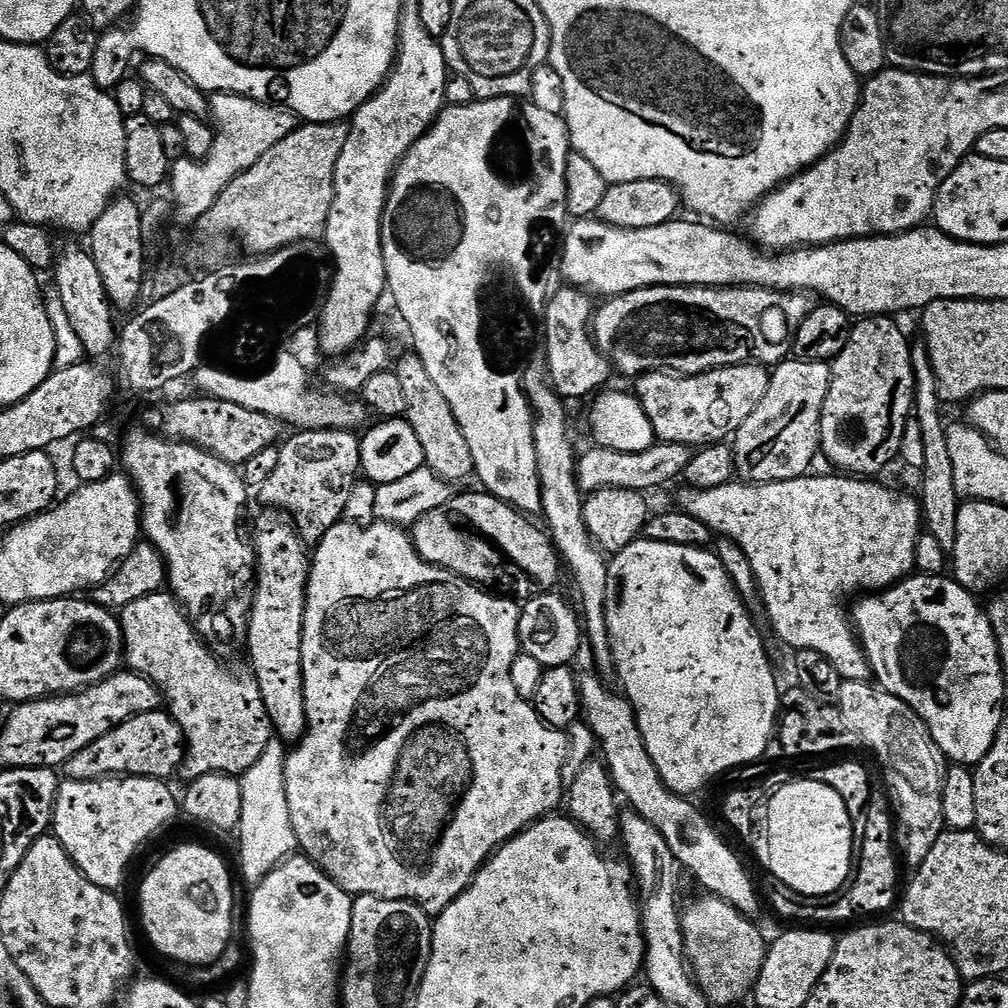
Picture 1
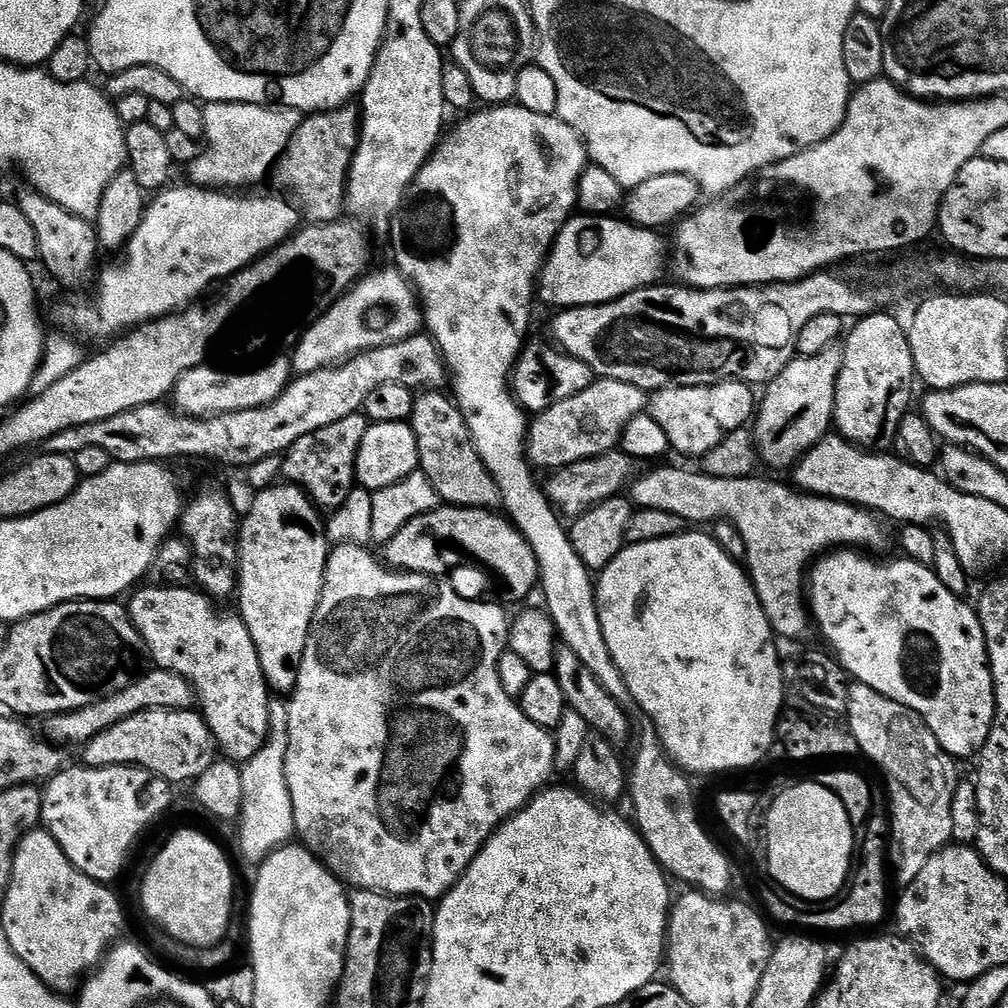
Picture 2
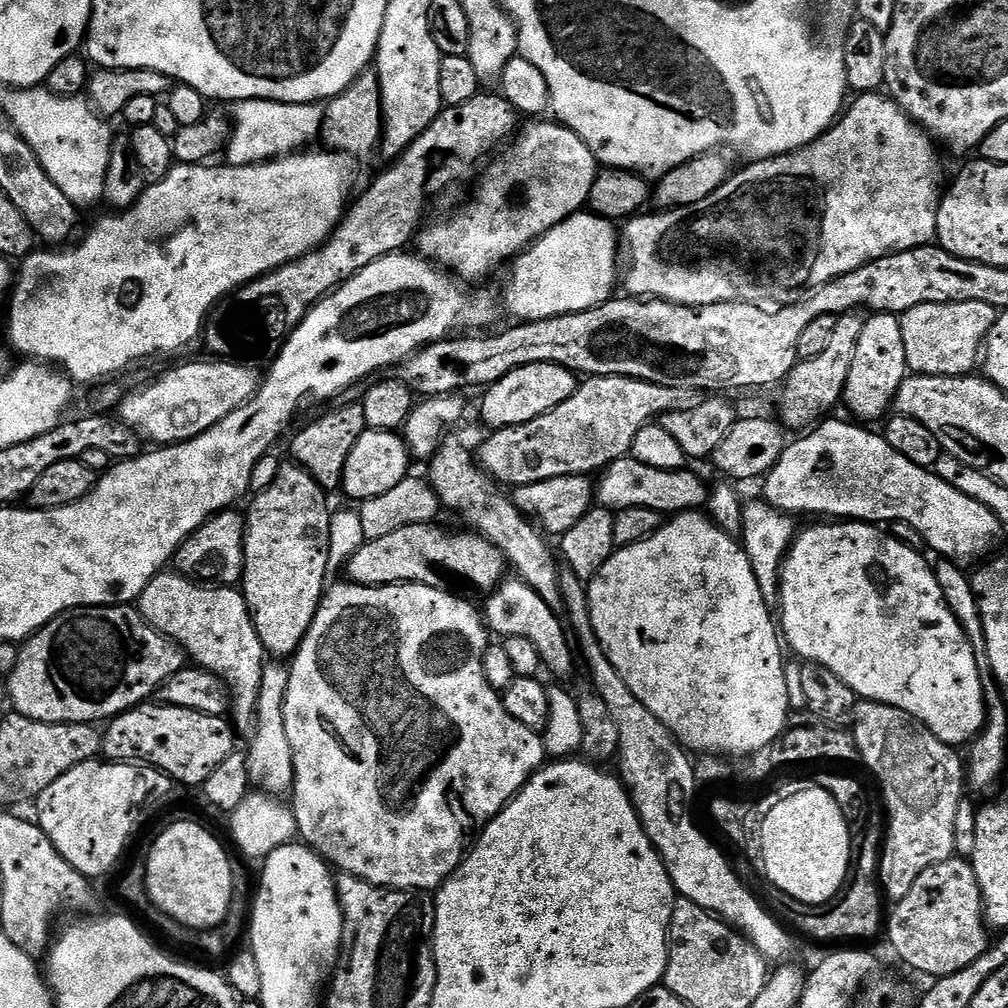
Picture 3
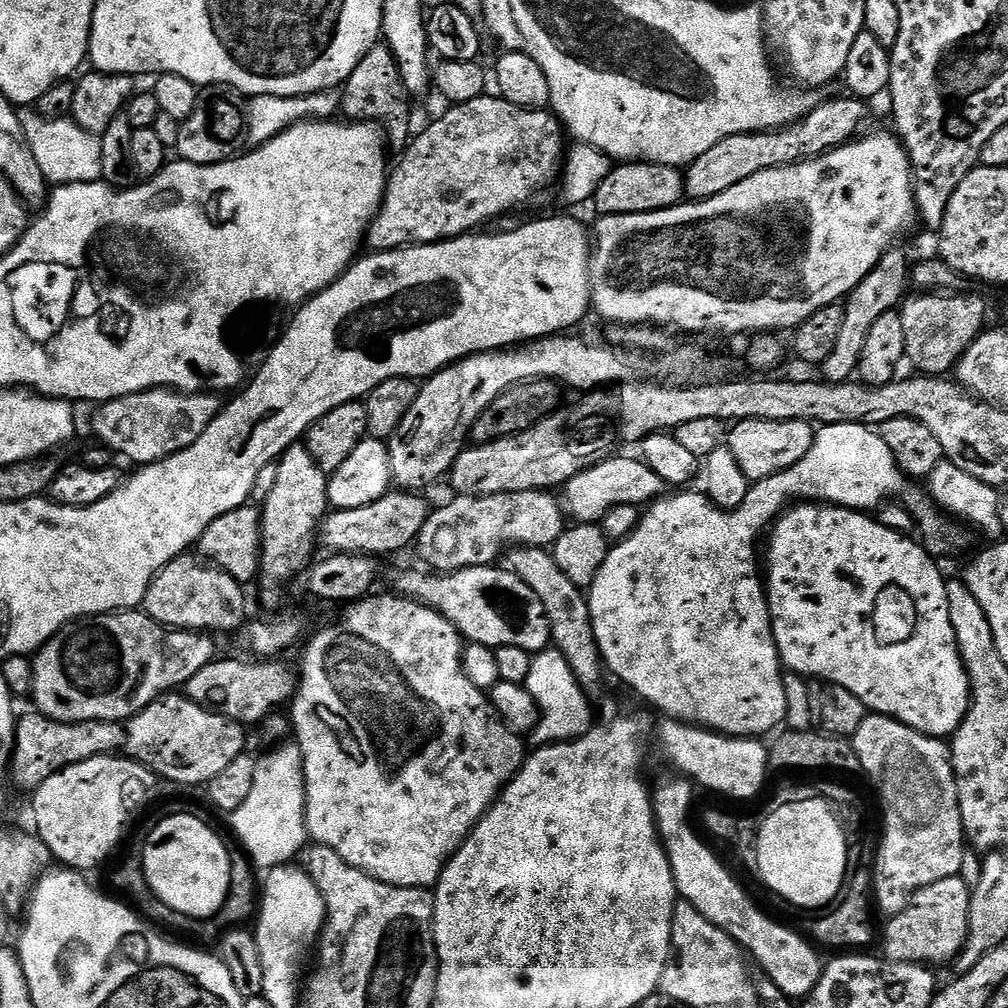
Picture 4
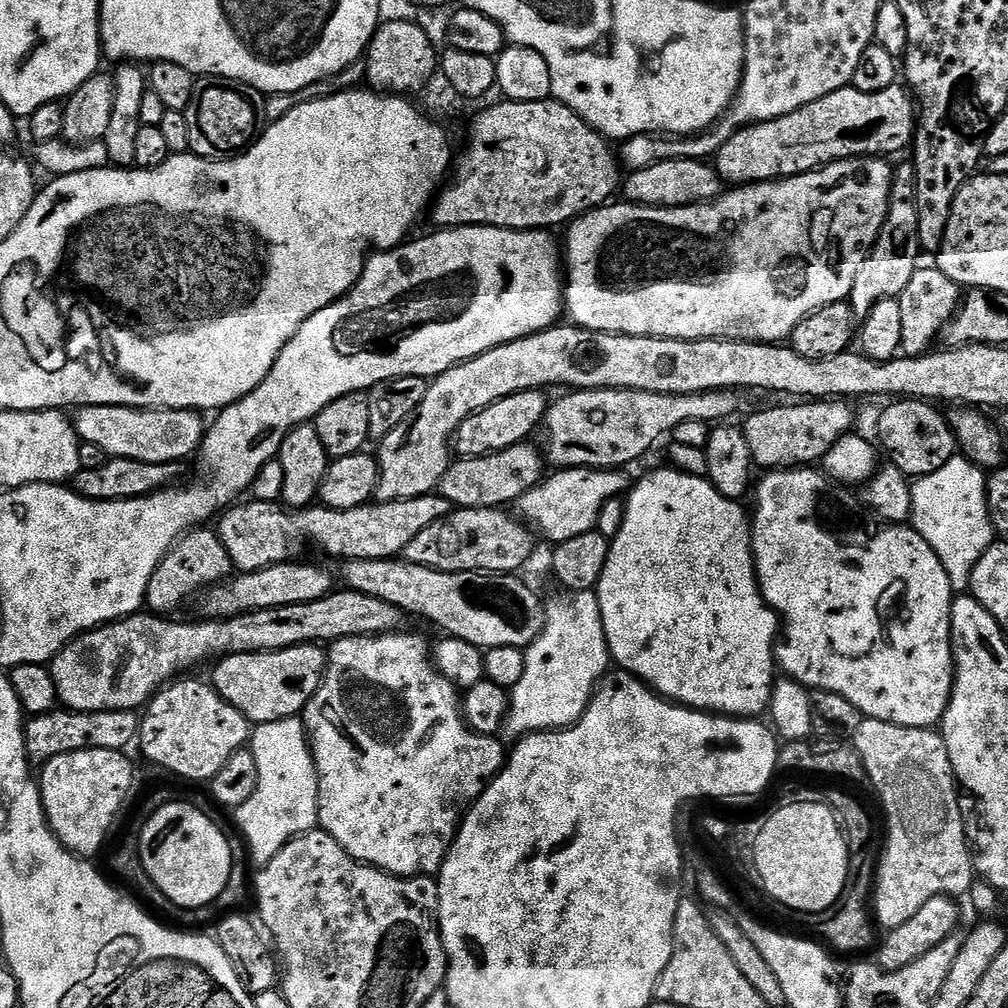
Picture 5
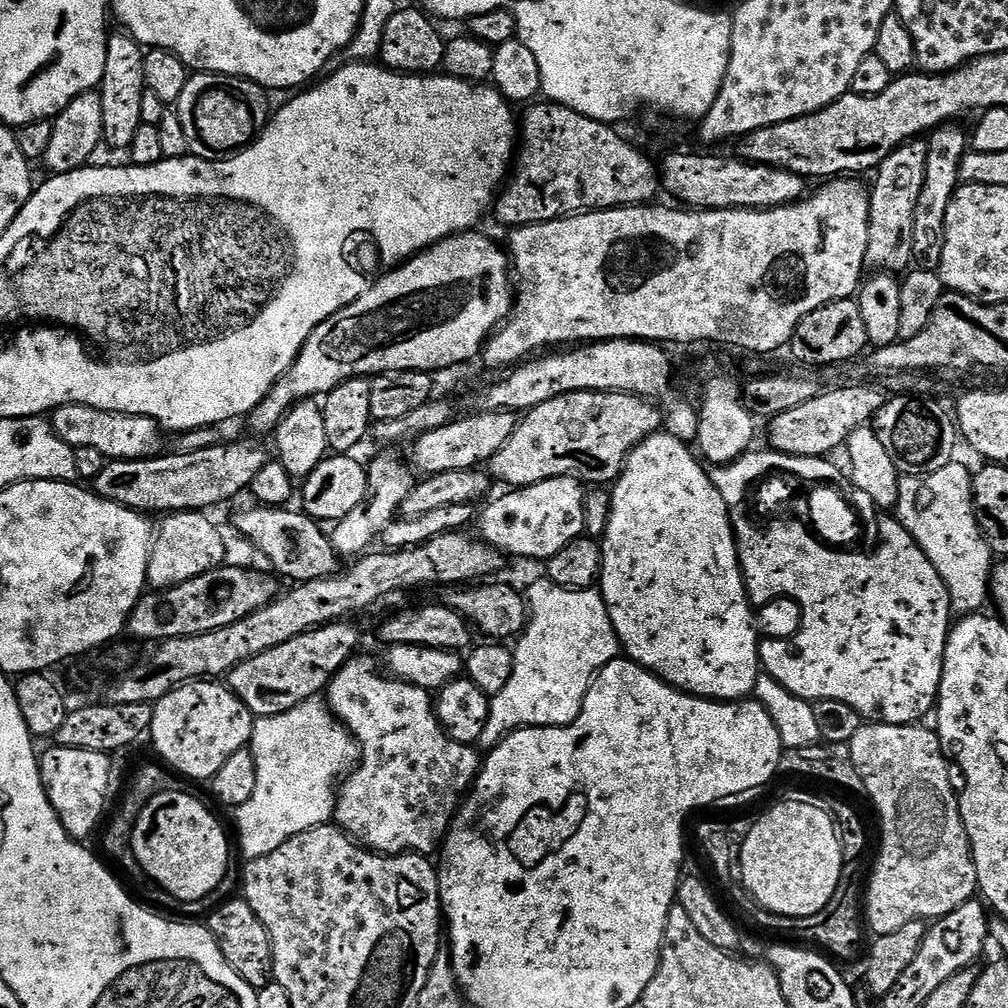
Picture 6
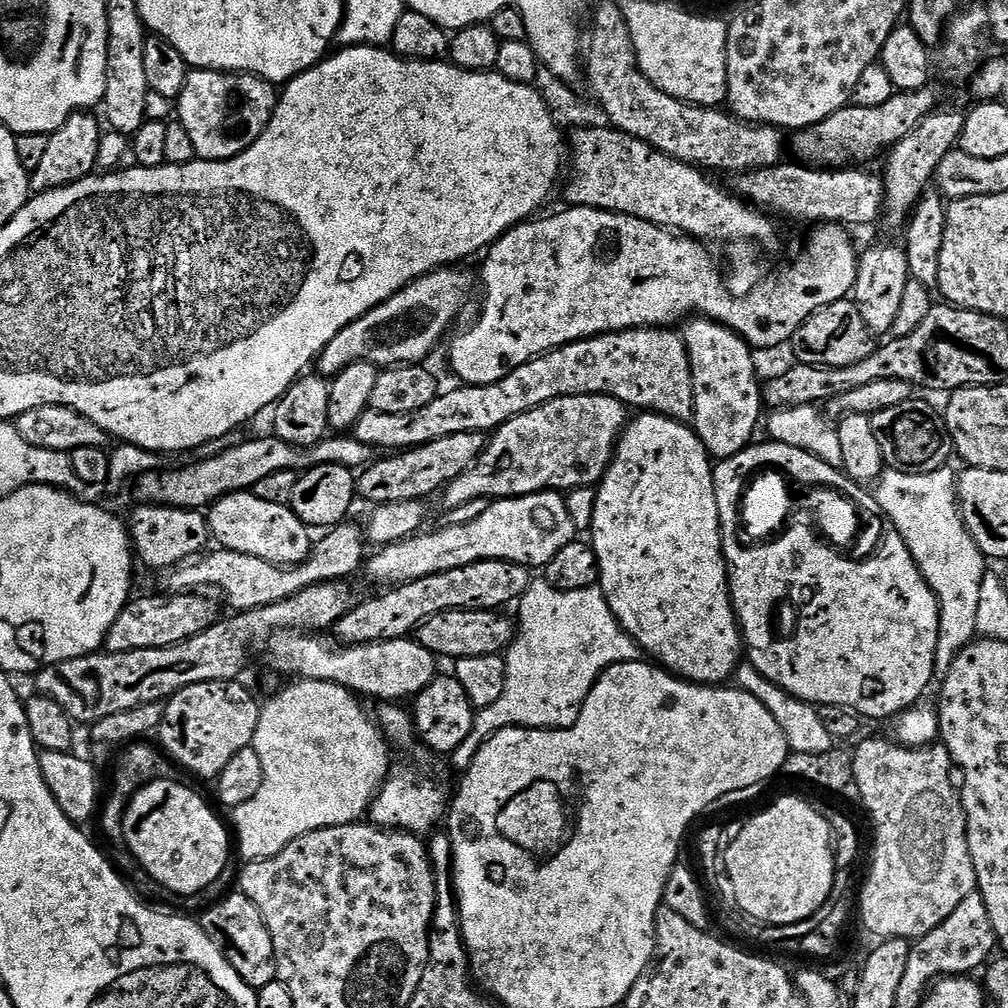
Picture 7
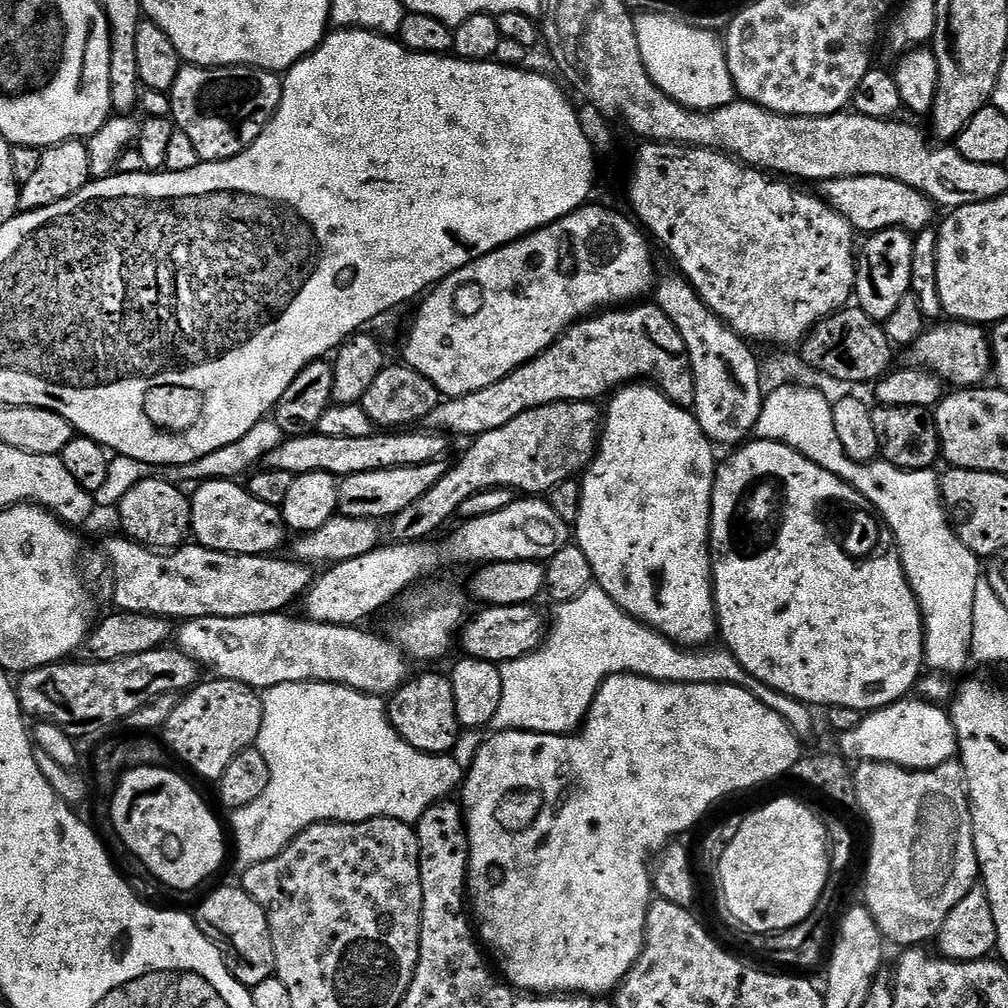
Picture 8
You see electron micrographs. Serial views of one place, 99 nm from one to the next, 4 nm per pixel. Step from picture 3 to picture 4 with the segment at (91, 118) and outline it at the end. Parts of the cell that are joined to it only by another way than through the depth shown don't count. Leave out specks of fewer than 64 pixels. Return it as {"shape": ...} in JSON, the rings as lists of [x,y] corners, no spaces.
{"shape":[[[35,110],[25,111],[20,121],[26,130],[30,150],[34,150],[38,166],[42,166],[42,174],[46,174],[49,185],[95,184],[101,179],[102,150],[100,136],[97,133],[80,128],[71,118],[47,120]]]}

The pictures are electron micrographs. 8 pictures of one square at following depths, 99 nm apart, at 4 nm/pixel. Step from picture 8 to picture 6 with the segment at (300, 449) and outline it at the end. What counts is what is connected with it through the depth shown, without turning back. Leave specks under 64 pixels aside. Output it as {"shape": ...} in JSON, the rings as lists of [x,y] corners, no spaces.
{"shape":[[[208,444],[205,448],[196,448],[193,452],[172,452],[159,456],[147,456],[141,460],[109,460],[94,481],[96,495],[104,500],[126,506],[135,512],[153,514],[171,514],[173,512],[204,512],[212,510],[215,504],[224,504],[235,498],[239,492],[247,493],[252,487],[258,470],[266,466],[270,453],[256,444]]]}

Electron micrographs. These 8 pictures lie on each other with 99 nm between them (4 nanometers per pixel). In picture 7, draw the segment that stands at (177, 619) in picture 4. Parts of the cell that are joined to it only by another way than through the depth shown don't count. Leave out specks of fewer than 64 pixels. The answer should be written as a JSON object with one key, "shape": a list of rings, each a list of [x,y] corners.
{"shape":[[[170,504],[136,506],[130,519],[130,535],[139,563],[141,560],[148,568],[163,570],[171,570],[199,557],[209,547],[207,544],[210,544],[207,515],[191,508],[173,508]]]}

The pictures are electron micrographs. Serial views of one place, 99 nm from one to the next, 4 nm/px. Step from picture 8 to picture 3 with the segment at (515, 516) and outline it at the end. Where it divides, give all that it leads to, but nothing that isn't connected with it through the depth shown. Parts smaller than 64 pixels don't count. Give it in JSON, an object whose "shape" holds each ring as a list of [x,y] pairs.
{"shape":[[[633,458],[615,460],[613,464],[603,469],[599,477],[601,478],[600,484],[598,480],[599,503],[609,510],[642,506],[661,514],[679,514],[703,509],[710,495],[709,489],[707,487],[704,489],[703,482],[688,471],[656,469]]]}

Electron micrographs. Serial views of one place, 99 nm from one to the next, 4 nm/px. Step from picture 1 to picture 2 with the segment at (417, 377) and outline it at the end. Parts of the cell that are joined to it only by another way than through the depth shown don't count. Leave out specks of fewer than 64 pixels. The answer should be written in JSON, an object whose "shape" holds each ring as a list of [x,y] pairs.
{"shape":[[[424,390],[414,400],[410,423],[420,451],[419,471],[430,478],[445,505],[495,509],[500,504],[500,488],[472,445],[472,435],[464,424],[460,409],[444,394],[440,390]]]}

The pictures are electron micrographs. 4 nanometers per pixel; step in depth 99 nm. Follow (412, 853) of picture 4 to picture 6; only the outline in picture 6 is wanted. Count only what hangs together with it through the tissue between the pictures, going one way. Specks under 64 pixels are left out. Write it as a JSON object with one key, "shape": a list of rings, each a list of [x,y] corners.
{"shape":[[[353,658],[347,660],[336,672],[336,677],[331,680],[326,689],[326,703],[336,716],[337,720],[352,733],[353,738],[360,744],[360,762],[356,765],[354,771],[339,785],[336,798],[336,810],[334,820],[339,827],[343,828],[349,836],[358,844],[363,844],[365,848],[382,852],[386,856],[402,856],[406,852],[417,854],[432,854],[432,851],[439,849],[444,843],[445,836],[452,826],[452,819],[460,811],[462,797],[471,789],[476,782],[476,776],[480,773],[482,756],[479,751],[471,744],[459,744],[454,742],[446,733],[444,728],[438,722],[436,717],[436,706],[434,696],[429,689],[419,688],[413,684],[408,684],[404,680],[397,680],[391,675],[376,676],[376,664],[372,660],[360,660]]]}

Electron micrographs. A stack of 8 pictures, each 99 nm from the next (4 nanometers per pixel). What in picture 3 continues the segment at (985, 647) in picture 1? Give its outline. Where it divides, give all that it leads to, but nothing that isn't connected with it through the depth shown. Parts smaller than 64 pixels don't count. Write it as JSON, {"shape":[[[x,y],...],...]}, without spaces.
{"shape":[[[844,520],[843,522],[812,522],[808,529],[797,531],[792,545],[788,548],[788,555],[784,558],[784,564],[780,567],[780,591],[778,593],[778,628],[782,633],[782,640],[789,649],[797,652],[799,659],[804,662],[821,664],[826,670],[838,670],[842,682],[854,690],[861,701],[873,700],[879,704],[889,704],[898,710],[902,710],[913,720],[919,722],[928,731],[939,738],[943,744],[949,746],[967,745],[979,736],[984,728],[986,719],[986,705],[984,702],[984,690],[986,681],[980,677],[980,664],[978,654],[973,650],[968,636],[964,633],[964,627],[954,618],[946,598],[942,594],[942,586],[938,586],[933,565],[927,564],[920,557],[917,549],[898,542],[883,527],[861,522],[858,520]]]}

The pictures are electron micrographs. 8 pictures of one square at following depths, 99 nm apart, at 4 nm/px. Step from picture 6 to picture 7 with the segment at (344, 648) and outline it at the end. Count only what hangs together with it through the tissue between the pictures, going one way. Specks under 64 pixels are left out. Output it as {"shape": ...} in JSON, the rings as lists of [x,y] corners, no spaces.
{"shape":[[[479,560],[470,566],[408,580],[404,584],[380,590],[377,596],[369,600],[361,599],[334,625],[335,639],[344,646],[377,644],[379,640],[403,640],[434,618],[434,614],[442,614],[446,610],[504,610],[507,604],[515,605],[520,596],[526,594],[533,579],[533,573],[523,564],[505,560]]]}

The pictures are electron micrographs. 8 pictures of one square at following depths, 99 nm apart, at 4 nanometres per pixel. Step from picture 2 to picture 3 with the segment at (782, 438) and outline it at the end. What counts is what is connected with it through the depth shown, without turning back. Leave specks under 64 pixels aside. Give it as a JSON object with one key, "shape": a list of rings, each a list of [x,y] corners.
{"shape":[[[859,311],[844,313],[836,321],[834,335],[830,338],[830,346],[826,346],[822,354],[809,360],[800,360],[792,367],[792,373],[788,375],[787,380],[783,381],[784,397],[780,400],[781,417],[779,416],[779,419],[785,429],[804,427],[807,429],[828,414],[823,414],[823,412],[828,412],[836,403],[838,405],[841,403],[846,378],[854,362],[854,350],[858,350],[858,337],[862,335],[864,322],[865,317]]]}

